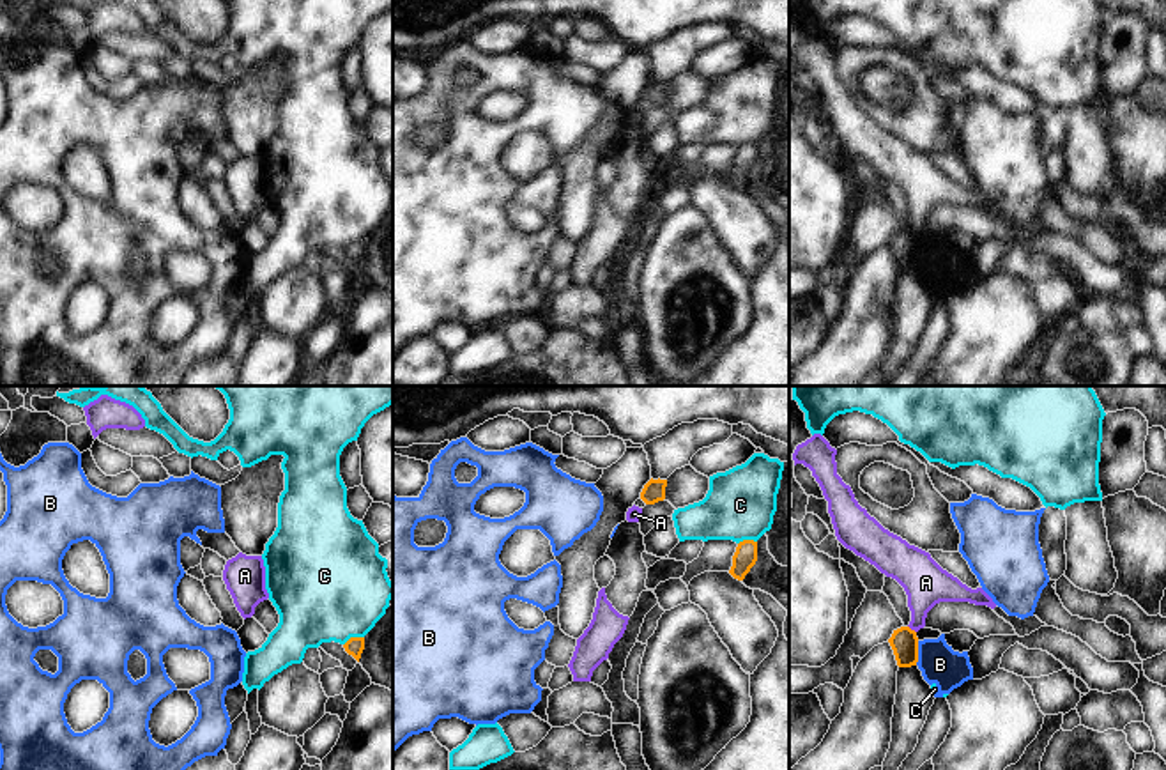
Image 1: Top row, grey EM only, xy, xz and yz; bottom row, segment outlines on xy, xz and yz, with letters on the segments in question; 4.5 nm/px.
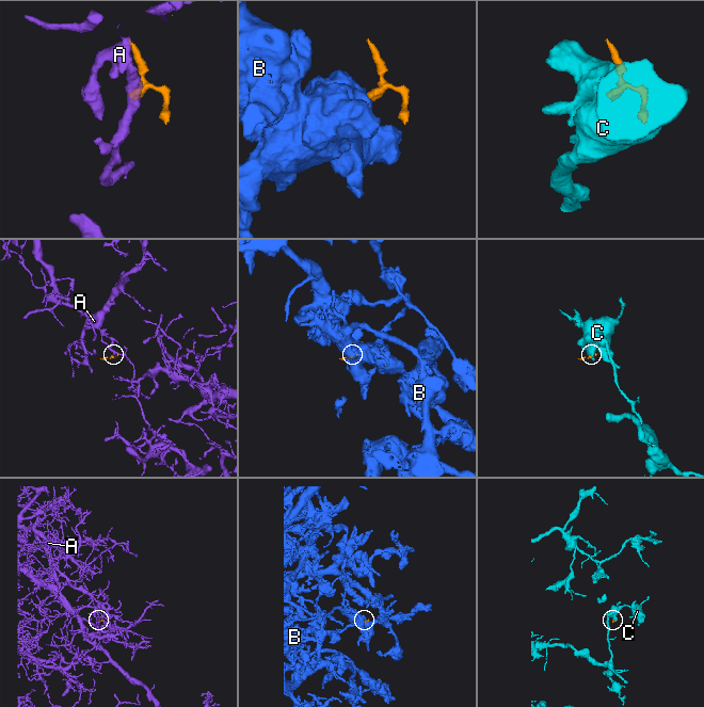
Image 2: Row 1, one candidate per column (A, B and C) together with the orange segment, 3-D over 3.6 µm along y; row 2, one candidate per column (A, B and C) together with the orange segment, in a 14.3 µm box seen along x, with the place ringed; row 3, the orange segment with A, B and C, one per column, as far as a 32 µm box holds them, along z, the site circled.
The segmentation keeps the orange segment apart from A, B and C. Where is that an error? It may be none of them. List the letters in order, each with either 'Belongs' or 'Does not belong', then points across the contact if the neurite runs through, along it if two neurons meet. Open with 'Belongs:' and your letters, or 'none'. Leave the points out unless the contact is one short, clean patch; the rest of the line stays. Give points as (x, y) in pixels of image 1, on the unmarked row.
Belongs: none
A: Does not belong. Boundary: yz (908, 229), (915, 236)
B: Does not belong. Boundary: yz (919, 245), (919, 264), (915, 268)
C: Does not belong

